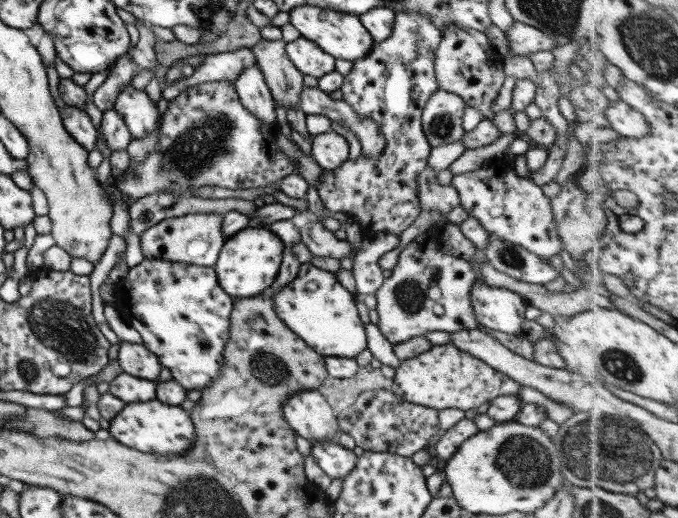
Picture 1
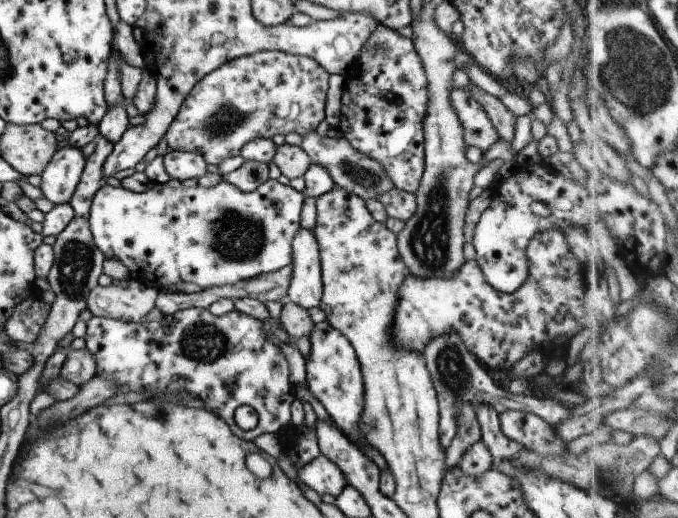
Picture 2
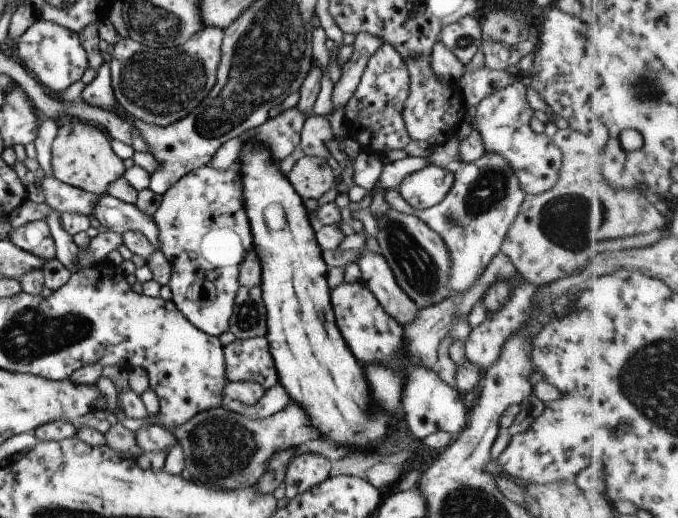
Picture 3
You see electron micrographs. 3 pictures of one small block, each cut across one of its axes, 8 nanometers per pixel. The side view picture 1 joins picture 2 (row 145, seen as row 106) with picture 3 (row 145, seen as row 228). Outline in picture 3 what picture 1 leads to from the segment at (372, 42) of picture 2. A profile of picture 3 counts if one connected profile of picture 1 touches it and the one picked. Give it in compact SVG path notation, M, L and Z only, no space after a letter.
M384 43L368 60L354 94L345 104L344 128L347 136L359 142L368 153L382 153L383 156L390 149L404 149L411 141L402 116L410 81L405 60L391 44Z

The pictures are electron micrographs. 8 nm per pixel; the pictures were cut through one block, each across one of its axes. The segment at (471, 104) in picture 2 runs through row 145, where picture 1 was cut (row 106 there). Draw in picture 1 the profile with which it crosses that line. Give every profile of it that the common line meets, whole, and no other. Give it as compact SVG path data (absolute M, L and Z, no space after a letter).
M452 26L442 36L434 60L439 89L460 96L466 107L478 108L484 119L490 119L493 116L494 100L505 80L504 58L489 46L487 34L479 30L464 30Z

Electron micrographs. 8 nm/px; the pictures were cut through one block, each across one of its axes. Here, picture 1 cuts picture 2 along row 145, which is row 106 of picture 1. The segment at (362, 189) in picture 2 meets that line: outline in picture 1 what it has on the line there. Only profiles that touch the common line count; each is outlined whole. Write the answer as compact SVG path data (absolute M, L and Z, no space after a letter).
M303 86L300 92L301 109L308 114L322 114L327 116L331 121L340 121L348 129L352 129L362 144L362 154L365 156L379 156L385 148L384 134L380 132L380 126L370 120L362 118L360 114L354 112L343 98L332 100L330 96L318 88L306 88Z

